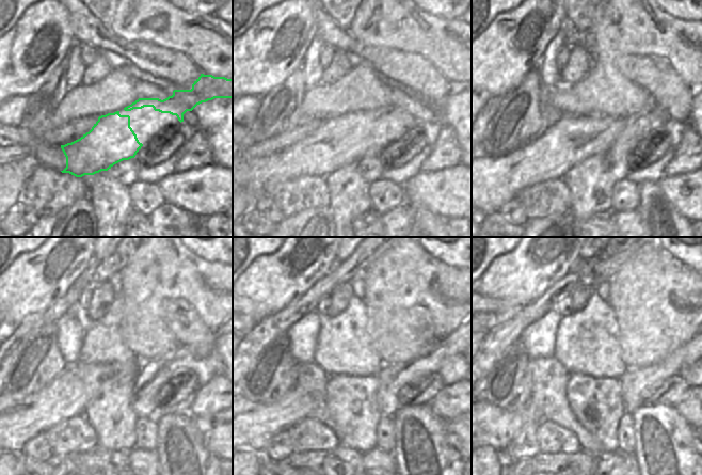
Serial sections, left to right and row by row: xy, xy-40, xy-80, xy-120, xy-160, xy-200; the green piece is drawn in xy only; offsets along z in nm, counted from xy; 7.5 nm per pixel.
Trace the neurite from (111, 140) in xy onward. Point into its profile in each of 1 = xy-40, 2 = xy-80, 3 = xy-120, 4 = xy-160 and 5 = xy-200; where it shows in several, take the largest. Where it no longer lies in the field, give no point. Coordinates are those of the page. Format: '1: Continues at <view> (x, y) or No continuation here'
1: Continues at xy-40 (341, 140)
2: Continues at xy-80 (493, 180)
3: Continues at xy-120 (15, 420)
4: Continues at xy-160 (254, 425)
5: Continues at xy-200 (494, 427).

